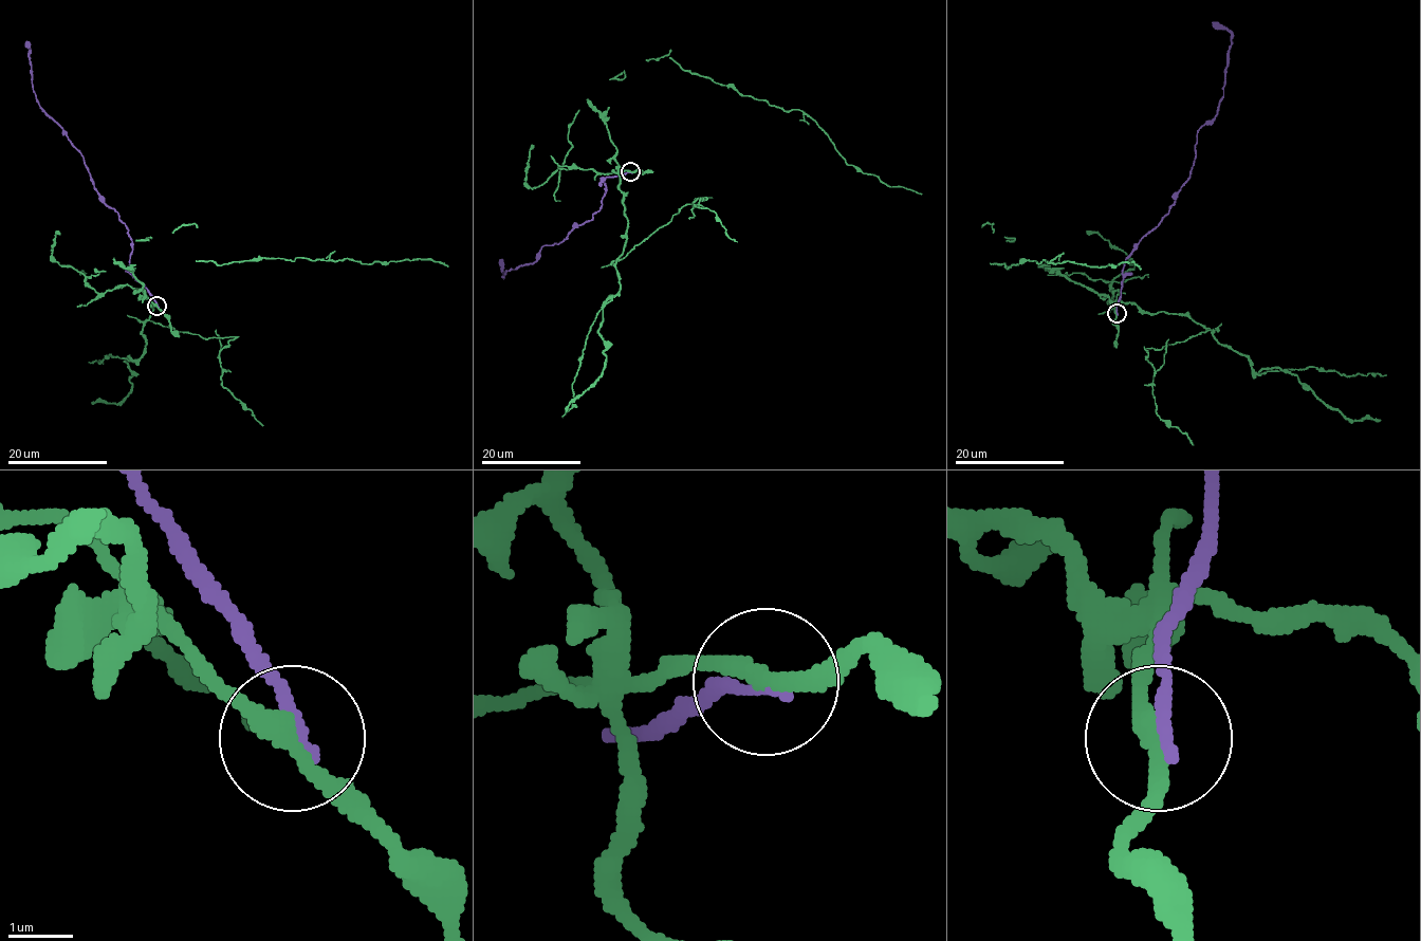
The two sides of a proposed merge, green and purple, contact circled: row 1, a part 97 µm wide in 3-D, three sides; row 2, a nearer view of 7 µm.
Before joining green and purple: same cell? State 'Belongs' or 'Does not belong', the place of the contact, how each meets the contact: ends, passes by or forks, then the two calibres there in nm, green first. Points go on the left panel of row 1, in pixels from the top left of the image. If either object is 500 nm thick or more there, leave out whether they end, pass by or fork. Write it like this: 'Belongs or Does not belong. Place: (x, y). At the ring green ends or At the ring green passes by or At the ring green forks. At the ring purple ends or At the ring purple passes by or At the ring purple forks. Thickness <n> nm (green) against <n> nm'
Does not belong. Place: (157, 306). At the ring green passes by. At the ring purple ends. Thickness 280 nm (green) against 220 nm

